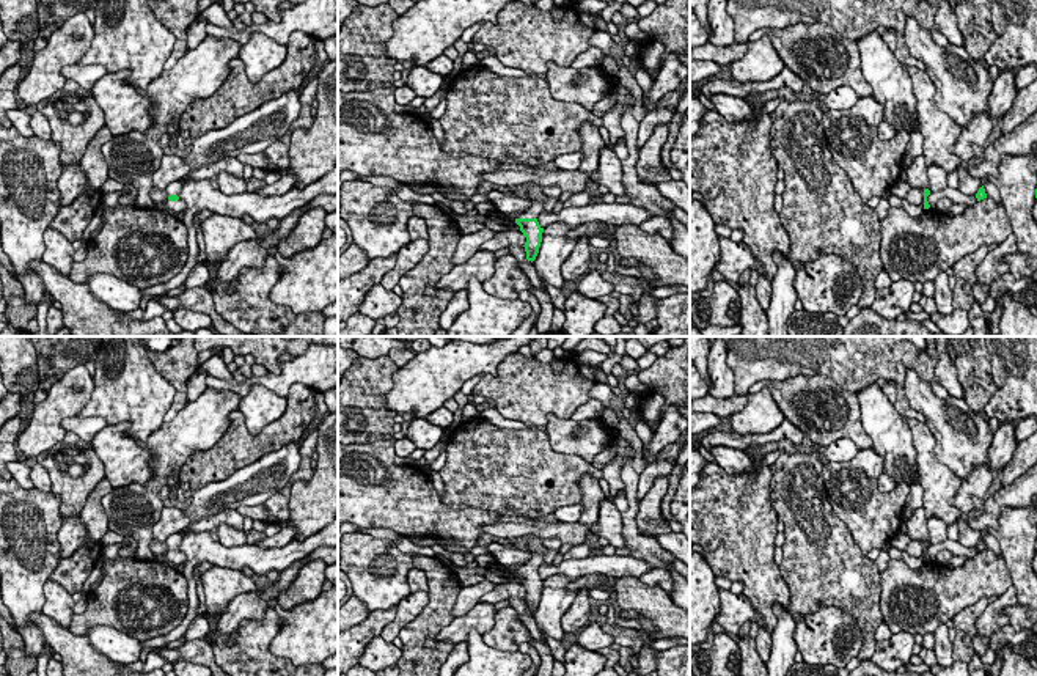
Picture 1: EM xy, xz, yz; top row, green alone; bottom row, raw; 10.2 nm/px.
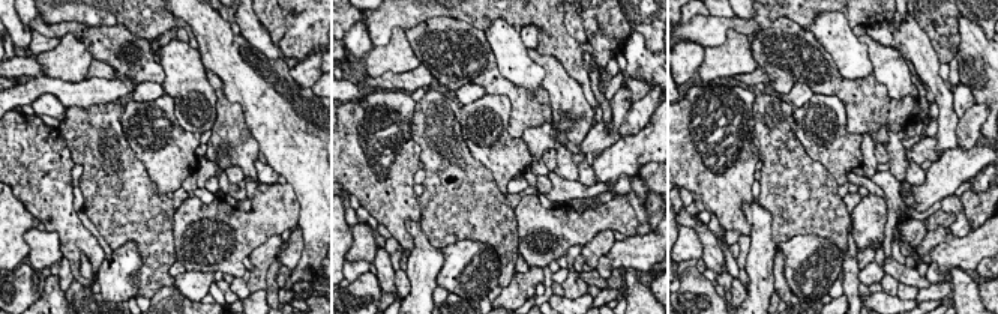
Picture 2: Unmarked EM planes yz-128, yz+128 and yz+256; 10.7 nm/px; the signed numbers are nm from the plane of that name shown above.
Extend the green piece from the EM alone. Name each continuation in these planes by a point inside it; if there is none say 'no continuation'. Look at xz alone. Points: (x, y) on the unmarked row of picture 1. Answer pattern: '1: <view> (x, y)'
1: xz (536, 560)

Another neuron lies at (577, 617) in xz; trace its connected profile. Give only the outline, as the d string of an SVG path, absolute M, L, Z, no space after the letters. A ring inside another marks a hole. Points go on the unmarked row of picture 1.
M581 588L569 610L561 616L561 626L564 632L575 632L589 624L589 616L592 612L592 601L589 597L589 590Z

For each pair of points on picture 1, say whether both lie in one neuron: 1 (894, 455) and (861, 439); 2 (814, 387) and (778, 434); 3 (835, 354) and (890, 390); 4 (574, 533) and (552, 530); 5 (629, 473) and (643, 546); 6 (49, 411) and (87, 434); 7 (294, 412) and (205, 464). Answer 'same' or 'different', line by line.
1: different
2: different
3: different
4: same
5: same
6: different
7: same

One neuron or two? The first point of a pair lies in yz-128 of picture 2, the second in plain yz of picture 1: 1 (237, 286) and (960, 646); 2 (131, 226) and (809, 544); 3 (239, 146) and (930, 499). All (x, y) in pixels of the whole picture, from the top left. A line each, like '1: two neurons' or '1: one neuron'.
1: two neurons
2: one neuron
3: one neuron

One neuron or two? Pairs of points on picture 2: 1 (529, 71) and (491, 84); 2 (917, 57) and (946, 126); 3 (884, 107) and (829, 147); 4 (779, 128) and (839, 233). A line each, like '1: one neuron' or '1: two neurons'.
1: two neurons
2: one neuron
3: two neurons
4: one neuron

